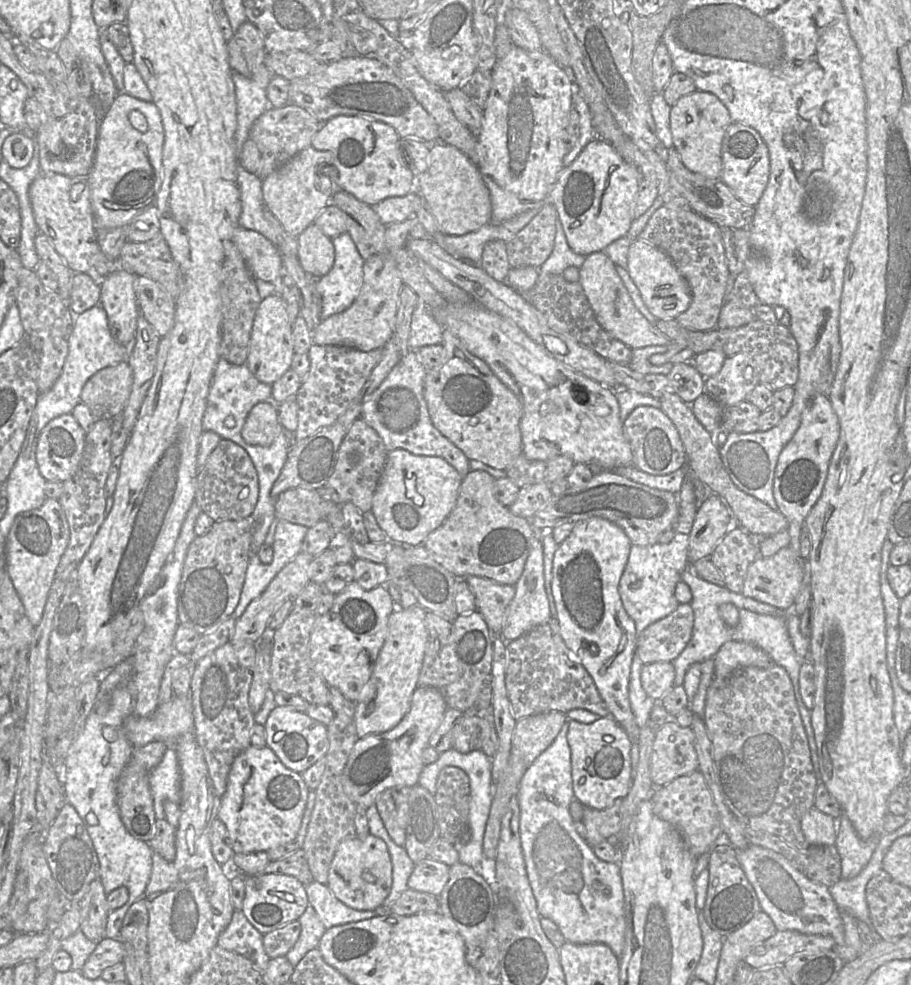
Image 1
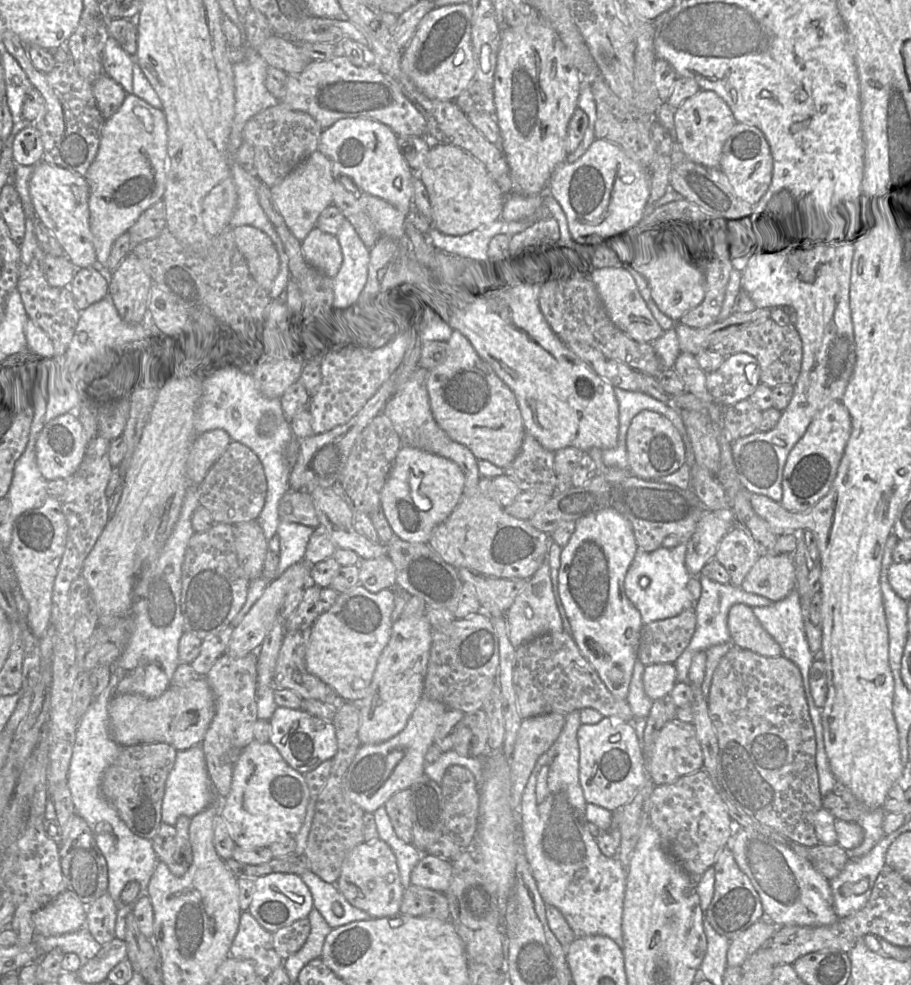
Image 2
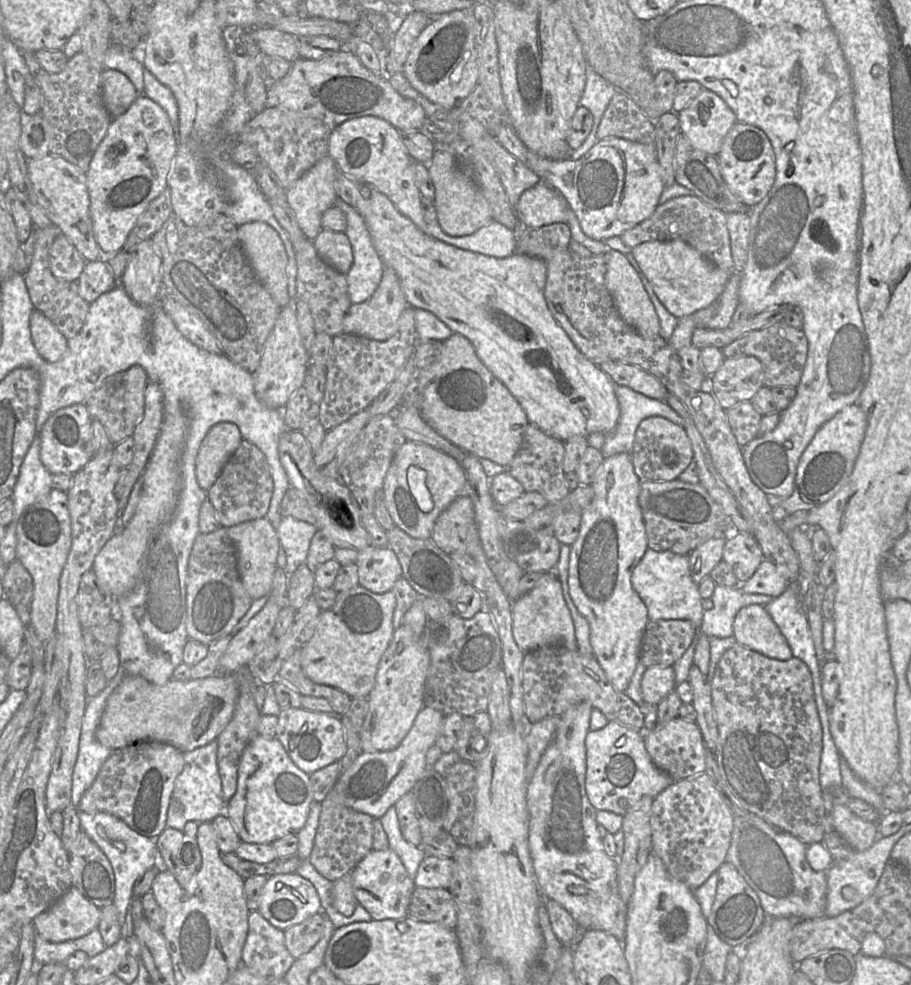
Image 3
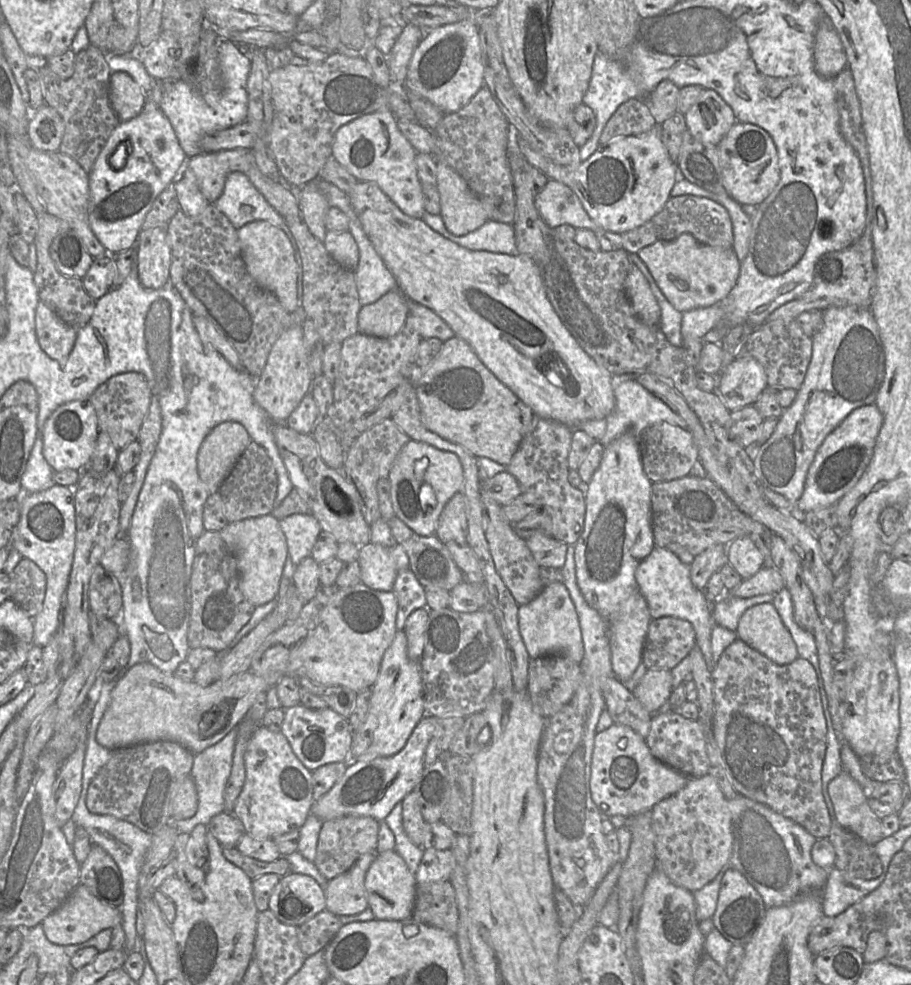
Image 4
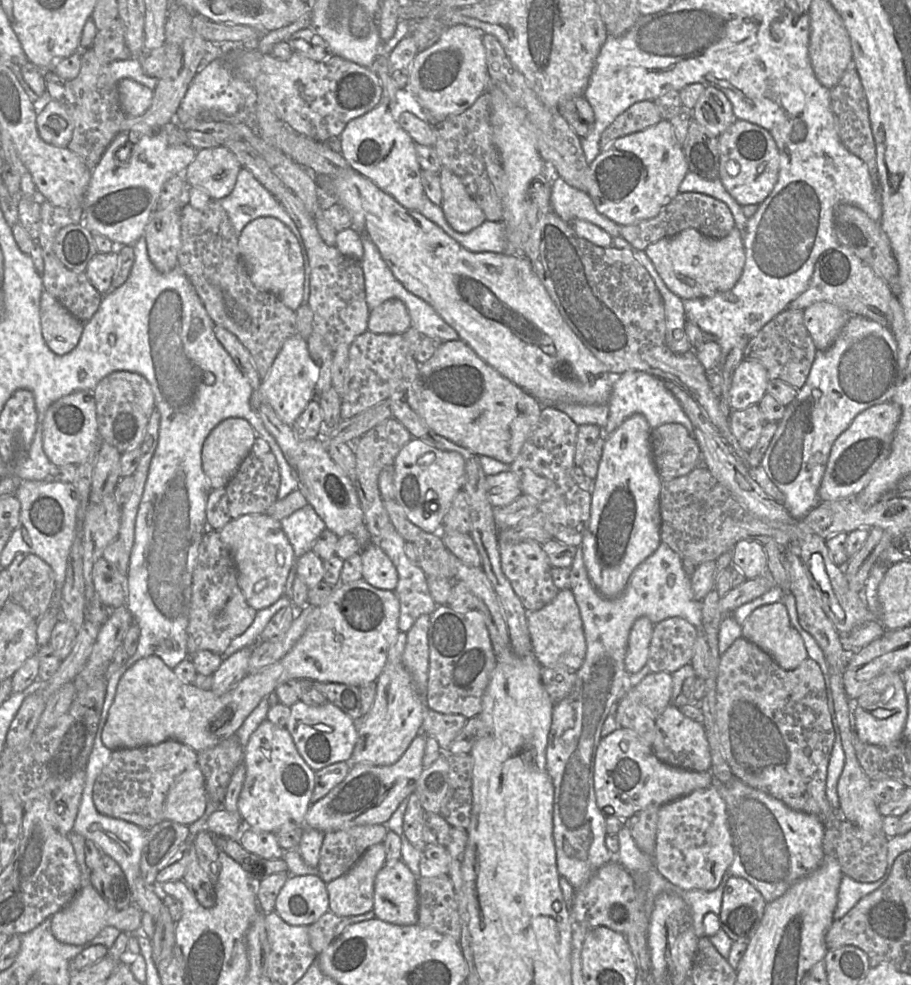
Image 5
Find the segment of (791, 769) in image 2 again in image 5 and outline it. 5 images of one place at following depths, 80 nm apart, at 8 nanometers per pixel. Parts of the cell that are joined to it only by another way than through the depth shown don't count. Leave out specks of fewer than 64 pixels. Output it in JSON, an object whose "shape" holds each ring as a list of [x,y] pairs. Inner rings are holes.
{"shape":[[[744,637],[736,639],[733,644],[720,656],[716,680],[716,722],[719,732],[719,741],[723,755],[729,765],[733,777],[755,789],[768,793],[781,800],[789,808],[817,816],[825,827],[836,827],[841,820],[838,811],[835,813],[826,796],[827,769],[835,741],[835,732],[832,725],[831,714],[828,708],[825,679],[819,665],[812,659],[805,659],[793,670],[782,669],[773,658],[757,645]]]}

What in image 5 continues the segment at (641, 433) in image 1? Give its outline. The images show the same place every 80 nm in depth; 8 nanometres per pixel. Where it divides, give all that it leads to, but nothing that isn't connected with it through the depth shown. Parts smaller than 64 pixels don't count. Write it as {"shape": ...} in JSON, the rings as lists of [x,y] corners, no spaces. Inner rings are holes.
{"shape":[[[677,423],[652,429],[651,451],[662,481],[686,475],[701,462],[701,452],[694,436]]]}

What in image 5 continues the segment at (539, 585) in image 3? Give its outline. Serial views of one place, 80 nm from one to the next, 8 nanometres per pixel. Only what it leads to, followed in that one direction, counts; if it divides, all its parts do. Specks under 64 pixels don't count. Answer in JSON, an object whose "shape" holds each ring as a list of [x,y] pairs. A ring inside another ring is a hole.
{"shape":[[[570,589],[559,590],[556,597],[539,610],[527,614],[532,654],[542,667],[577,671],[583,663],[586,643],[578,605]]]}

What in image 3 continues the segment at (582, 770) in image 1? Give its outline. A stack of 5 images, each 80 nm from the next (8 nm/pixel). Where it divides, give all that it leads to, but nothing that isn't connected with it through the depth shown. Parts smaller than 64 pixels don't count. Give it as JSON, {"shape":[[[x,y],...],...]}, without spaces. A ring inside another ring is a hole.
{"shape":[[[608,721],[599,730],[589,730],[585,737],[585,749],[585,791],[596,810],[606,810],[623,816],[642,797],[654,798],[675,782],[652,762],[645,748],[642,732],[615,721]]]}

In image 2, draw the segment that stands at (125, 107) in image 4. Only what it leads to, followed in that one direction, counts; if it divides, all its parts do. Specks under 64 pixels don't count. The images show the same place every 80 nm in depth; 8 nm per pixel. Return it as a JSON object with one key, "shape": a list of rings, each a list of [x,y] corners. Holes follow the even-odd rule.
{"shape":[[[102,73],[93,83],[93,95],[101,115],[106,120],[118,111],[127,93],[119,83]]]}

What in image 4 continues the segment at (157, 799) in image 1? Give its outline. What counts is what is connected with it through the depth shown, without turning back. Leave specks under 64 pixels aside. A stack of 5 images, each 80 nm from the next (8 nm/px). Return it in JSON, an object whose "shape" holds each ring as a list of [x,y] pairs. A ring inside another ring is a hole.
{"shape":[[[238,727],[232,729],[216,744],[194,755],[190,776],[195,783],[198,808],[195,815],[189,819],[170,820],[170,823],[179,831],[179,833],[190,835],[196,825],[208,825],[212,817],[225,811],[224,791],[231,772],[237,732]]]}

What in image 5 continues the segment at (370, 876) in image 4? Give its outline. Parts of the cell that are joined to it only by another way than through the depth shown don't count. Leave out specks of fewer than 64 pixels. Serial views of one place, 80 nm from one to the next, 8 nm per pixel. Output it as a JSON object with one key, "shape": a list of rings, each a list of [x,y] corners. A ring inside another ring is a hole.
{"shape":[[[402,860],[386,861],[374,881],[375,917],[401,926],[418,924],[417,881]]]}

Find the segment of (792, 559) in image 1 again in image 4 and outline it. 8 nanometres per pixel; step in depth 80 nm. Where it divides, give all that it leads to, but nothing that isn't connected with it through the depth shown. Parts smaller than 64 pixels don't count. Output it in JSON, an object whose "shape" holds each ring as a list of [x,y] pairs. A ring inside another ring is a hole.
{"shape":[[[764,565],[755,575],[744,579],[731,595],[739,598],[751,598],[763,594],[777,594],[785,586],[785,581],[779,571],[773,566]]]}

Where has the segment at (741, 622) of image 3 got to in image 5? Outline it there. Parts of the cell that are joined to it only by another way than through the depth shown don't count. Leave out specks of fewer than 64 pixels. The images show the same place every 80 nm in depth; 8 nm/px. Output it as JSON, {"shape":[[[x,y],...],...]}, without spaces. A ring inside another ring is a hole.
{"shape":[[[782,602],[758,607],[741,626],[742,637],[767,652],[784,670],[793,670],[808,658],[804,641],[792,626],[787,608]]]}

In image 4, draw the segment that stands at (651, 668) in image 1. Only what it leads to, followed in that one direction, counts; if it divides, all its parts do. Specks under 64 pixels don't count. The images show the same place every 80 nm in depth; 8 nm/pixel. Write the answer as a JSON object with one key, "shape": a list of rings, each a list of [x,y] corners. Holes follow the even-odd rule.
{"shape":[[[647,670],[632,694],[653,716],[666,703],[672,690],[671,670]]]}

